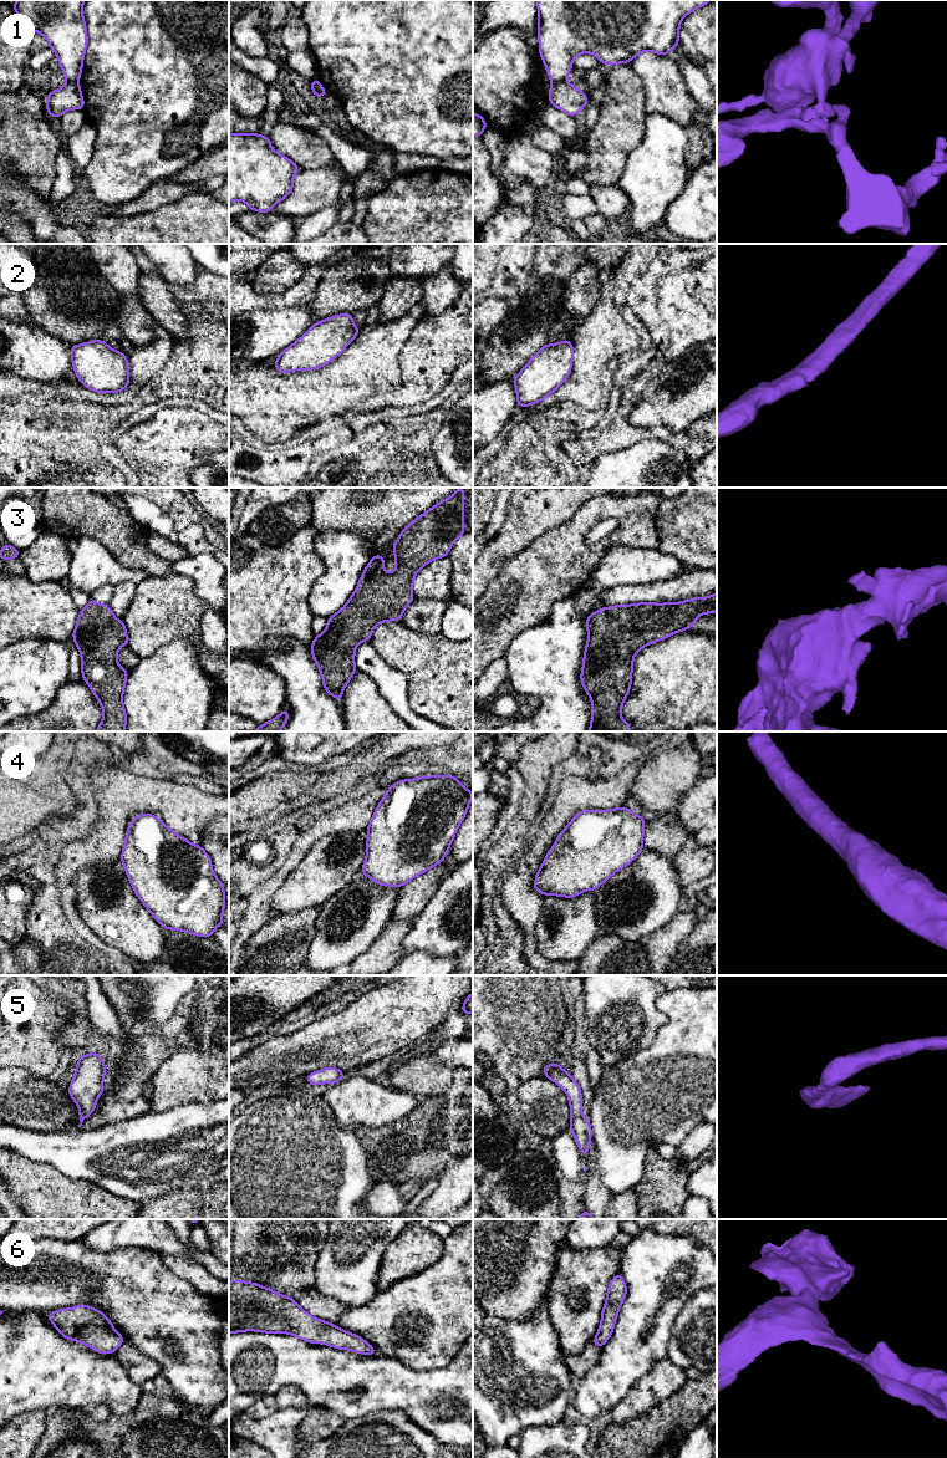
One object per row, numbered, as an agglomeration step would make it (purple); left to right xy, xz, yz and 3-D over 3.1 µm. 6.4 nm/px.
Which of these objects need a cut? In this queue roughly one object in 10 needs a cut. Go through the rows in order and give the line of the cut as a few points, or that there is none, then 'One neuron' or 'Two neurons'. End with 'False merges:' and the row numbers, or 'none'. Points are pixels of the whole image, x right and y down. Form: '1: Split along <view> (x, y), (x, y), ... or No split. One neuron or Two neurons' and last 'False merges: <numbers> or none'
1: Split along yz (564, 80), (553, 83). Two neurons
2: No split. One neuron
3: No split. One neuron
4: No split. One neuron
5: No split. One neuron
6: No split. One neuron
False merges: 1

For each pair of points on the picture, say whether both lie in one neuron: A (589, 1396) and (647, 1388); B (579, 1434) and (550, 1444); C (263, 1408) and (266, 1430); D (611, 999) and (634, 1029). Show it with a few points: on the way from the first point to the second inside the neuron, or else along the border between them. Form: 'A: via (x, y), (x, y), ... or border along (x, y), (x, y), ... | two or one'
A: border along (650, 1370), (609, 1411) | two
B: via (571, 1437), (563, 1444), (558, 1444) | one
C: border along (279, 1410), (263, 1418), (250, 1418), (244, 1413) | two
D: via (619, 1007), (621, 1016), (626, 1021) | one

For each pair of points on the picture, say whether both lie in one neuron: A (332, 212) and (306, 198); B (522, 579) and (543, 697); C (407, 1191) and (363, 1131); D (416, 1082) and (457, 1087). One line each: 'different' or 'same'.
A: different
B: different
C: different
D: same

